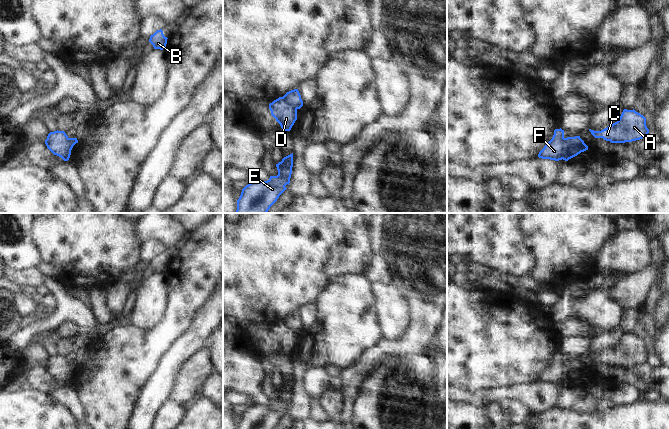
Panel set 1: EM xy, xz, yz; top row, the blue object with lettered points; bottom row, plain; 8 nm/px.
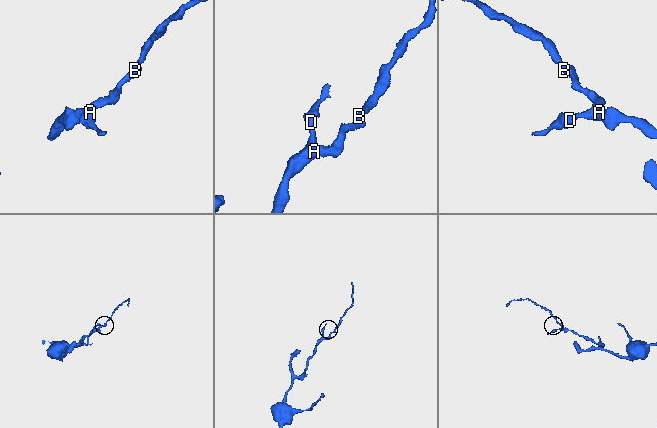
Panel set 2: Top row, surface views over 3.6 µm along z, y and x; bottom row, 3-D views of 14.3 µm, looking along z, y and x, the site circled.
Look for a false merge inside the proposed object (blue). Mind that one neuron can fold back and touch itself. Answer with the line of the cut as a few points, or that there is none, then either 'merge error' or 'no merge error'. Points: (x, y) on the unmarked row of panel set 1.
cut yz (564, 362), (564, 380), (562, 382); merge error

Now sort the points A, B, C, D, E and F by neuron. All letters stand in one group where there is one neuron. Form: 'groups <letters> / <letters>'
groups A B C D E / F

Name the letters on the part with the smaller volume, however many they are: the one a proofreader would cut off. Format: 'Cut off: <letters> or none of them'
Cut off: F

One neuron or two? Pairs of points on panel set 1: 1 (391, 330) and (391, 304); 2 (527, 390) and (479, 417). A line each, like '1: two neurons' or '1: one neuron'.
1: one neuron
2: two neurons

